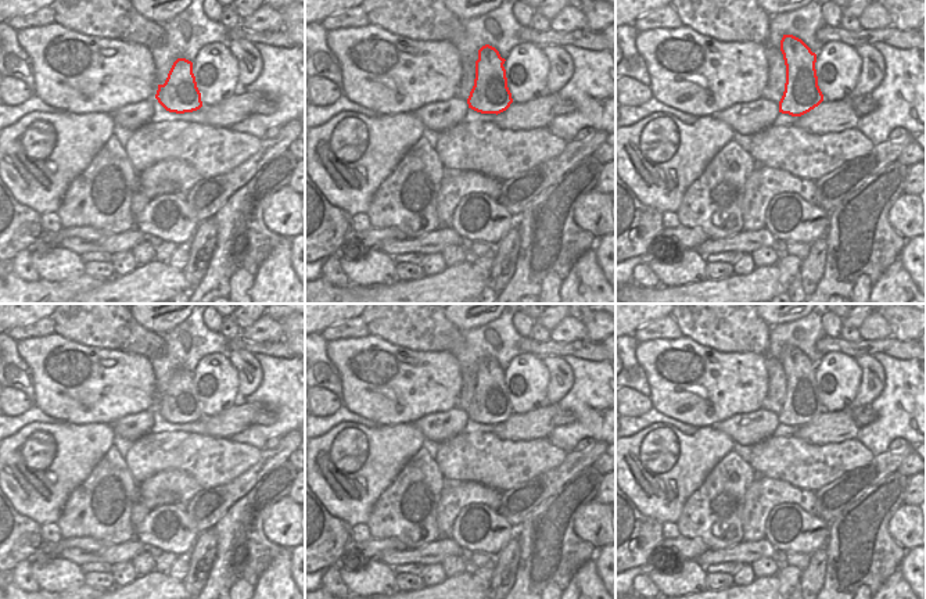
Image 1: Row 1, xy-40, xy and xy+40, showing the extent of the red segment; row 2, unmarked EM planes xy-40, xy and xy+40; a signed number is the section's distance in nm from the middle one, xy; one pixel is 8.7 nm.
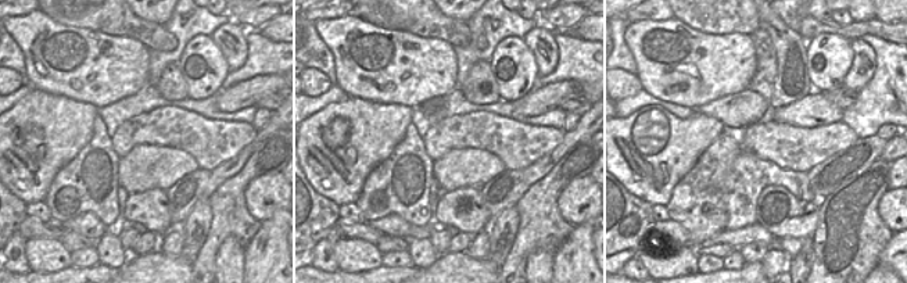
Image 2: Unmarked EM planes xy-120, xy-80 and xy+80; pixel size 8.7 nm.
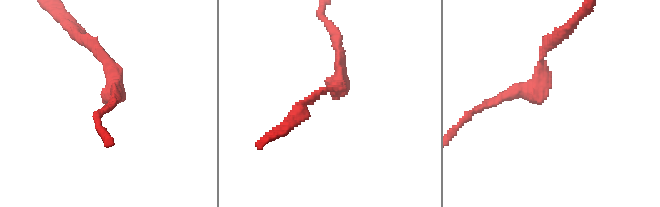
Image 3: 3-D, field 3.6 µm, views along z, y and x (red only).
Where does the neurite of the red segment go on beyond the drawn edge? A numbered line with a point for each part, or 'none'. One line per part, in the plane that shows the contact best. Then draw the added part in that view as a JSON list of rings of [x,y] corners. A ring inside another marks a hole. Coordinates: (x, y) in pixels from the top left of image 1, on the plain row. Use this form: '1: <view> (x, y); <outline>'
none

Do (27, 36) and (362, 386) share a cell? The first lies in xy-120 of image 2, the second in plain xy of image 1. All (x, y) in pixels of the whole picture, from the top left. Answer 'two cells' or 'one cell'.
one cell

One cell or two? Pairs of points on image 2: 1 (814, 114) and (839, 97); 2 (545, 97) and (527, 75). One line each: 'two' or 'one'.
1: two
2: two

